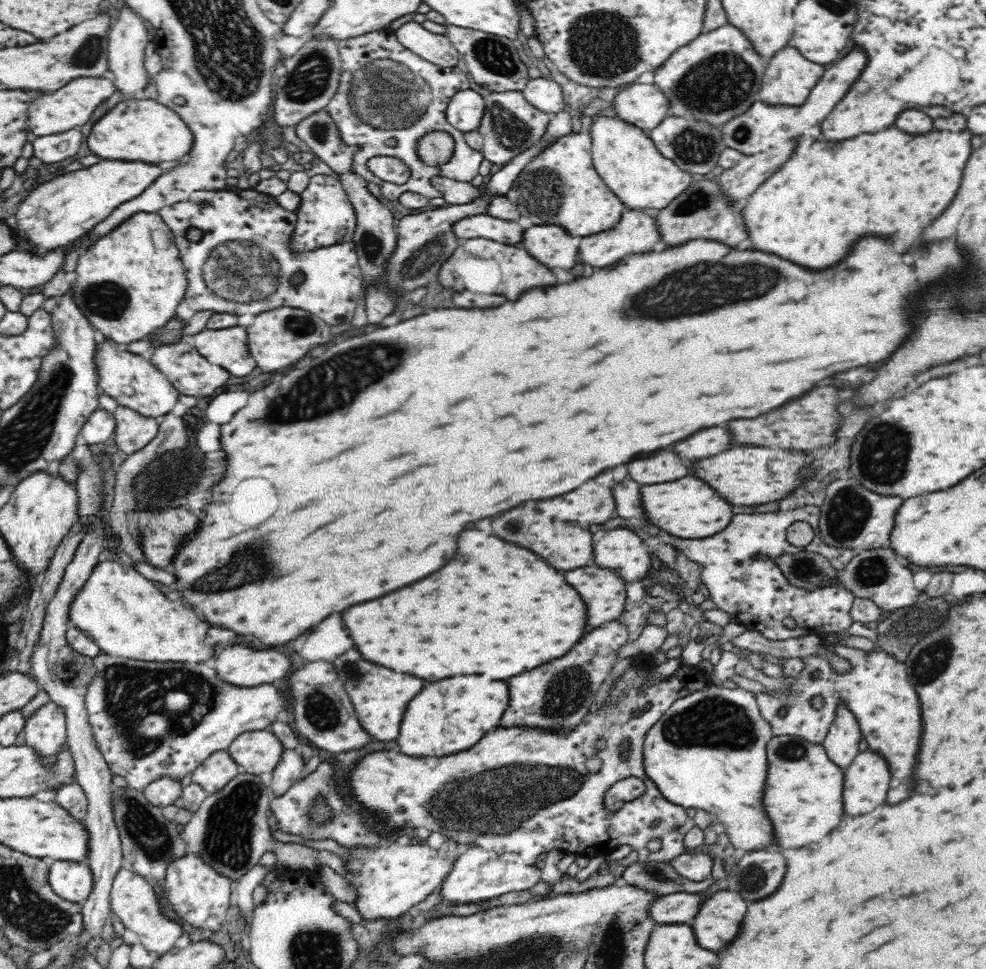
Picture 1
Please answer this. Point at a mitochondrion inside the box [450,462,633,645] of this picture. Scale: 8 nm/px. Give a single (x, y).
(514, 527)

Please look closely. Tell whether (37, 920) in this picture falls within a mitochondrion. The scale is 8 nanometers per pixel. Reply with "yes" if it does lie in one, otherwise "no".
yes

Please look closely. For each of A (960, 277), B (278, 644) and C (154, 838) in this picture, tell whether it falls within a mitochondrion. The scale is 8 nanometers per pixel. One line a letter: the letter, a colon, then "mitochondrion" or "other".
A: other
B: other
C: mitochondrion

